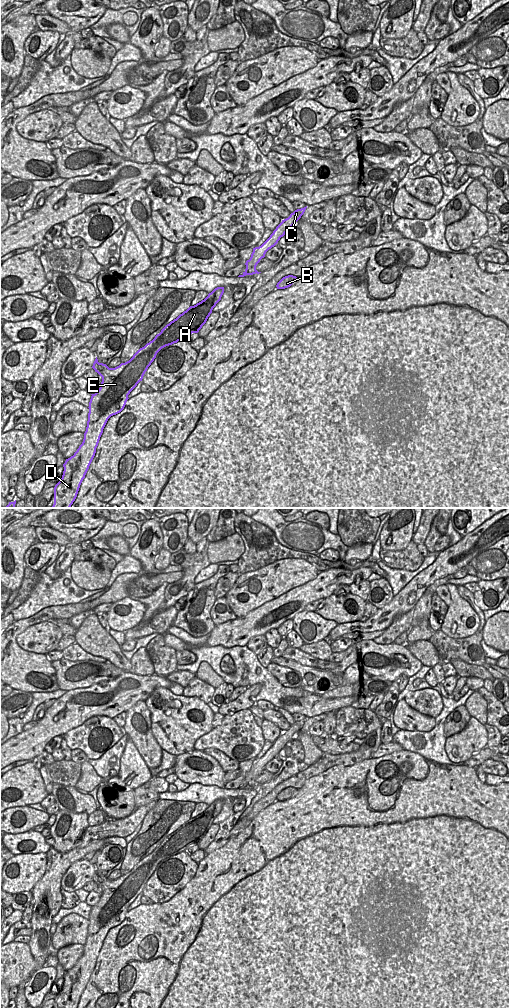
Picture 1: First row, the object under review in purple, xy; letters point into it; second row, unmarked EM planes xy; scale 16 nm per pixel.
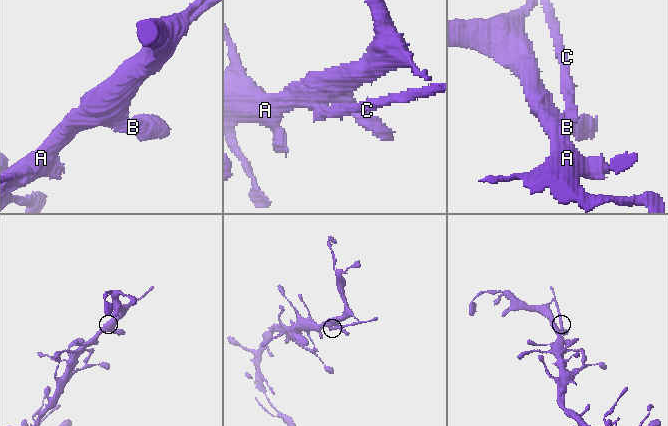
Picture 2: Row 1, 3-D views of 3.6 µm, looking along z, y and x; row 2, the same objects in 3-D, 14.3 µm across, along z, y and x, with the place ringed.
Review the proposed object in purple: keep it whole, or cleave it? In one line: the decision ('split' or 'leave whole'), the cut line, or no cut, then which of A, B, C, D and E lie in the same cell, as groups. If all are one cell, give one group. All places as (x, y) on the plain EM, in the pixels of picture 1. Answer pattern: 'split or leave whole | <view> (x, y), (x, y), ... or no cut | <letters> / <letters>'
split | xy (245, 781), (248, 783), (248, 786) | A B D E / C

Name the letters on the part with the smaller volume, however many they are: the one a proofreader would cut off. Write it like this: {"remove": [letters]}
{"remove": ["C"]}

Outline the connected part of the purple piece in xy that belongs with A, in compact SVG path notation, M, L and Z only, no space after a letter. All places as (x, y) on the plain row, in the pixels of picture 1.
M217 799L204 812L190 818L167 836L152 853L140 860L129 873L109 880L99 875L96 869L92 880L102 889L102 894L99 902L91 906L83 954L63 976L63 987L54 999L54 1008L77 1008L108 931L124 921L128 907L142 893L162 860L199 844L223 805L224 799Z

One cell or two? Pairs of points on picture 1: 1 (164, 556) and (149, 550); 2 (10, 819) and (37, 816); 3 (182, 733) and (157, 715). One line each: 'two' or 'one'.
1: two
2: one
3: one

